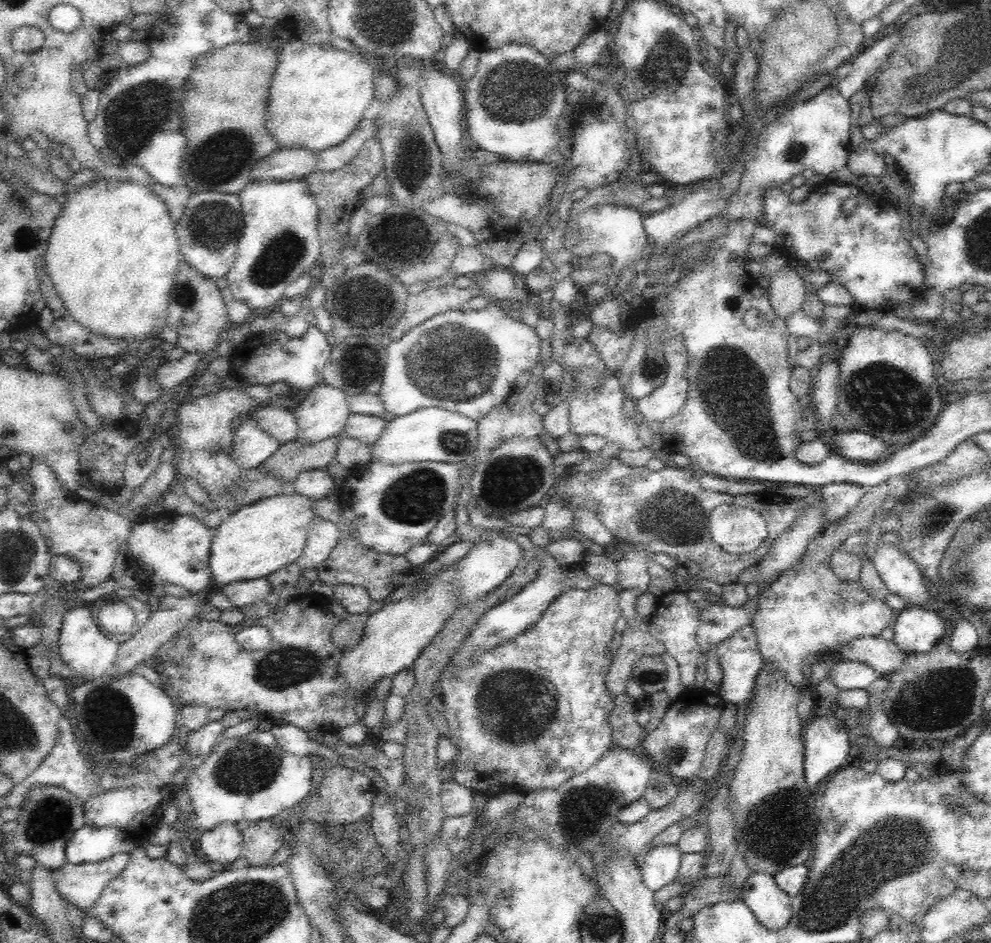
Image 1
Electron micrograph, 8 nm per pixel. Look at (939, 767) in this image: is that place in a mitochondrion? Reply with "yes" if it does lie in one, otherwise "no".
no

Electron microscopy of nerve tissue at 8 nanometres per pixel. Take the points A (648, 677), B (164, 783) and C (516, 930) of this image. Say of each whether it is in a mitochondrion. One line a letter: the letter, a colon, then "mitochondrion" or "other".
A: mitochondrion
B: other
C: other

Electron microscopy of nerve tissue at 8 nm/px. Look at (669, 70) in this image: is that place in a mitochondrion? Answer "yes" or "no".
yes

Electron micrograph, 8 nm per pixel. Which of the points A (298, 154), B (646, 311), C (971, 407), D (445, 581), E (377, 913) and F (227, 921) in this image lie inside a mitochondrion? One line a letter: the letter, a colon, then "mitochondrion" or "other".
A: other
B: other
C: other
D: other
E: other
F: mitochondrion

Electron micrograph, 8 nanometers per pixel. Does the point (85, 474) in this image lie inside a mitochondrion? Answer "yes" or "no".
no

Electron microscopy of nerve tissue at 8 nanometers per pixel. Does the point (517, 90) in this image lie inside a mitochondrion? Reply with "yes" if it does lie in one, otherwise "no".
yes

